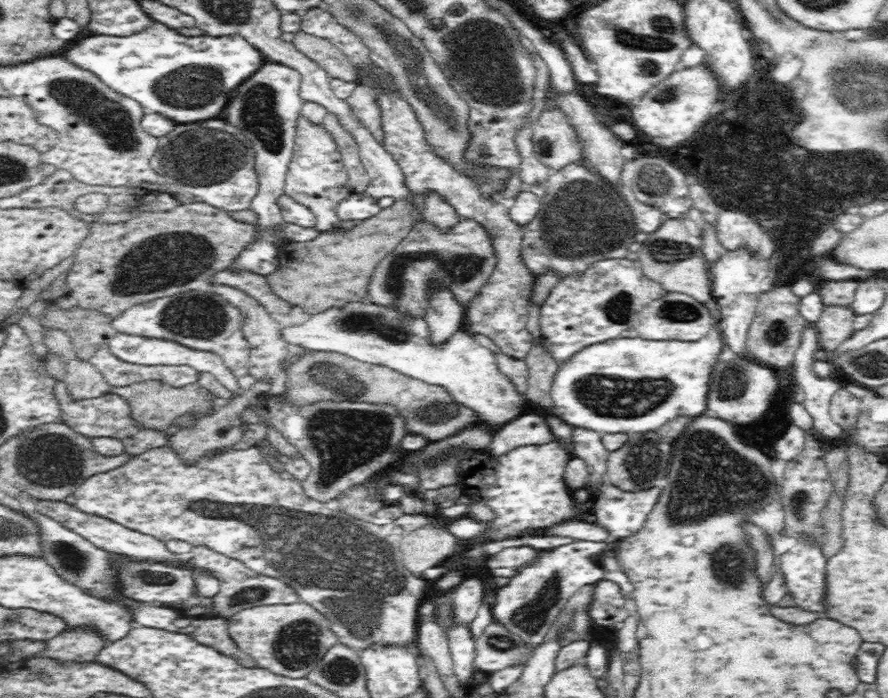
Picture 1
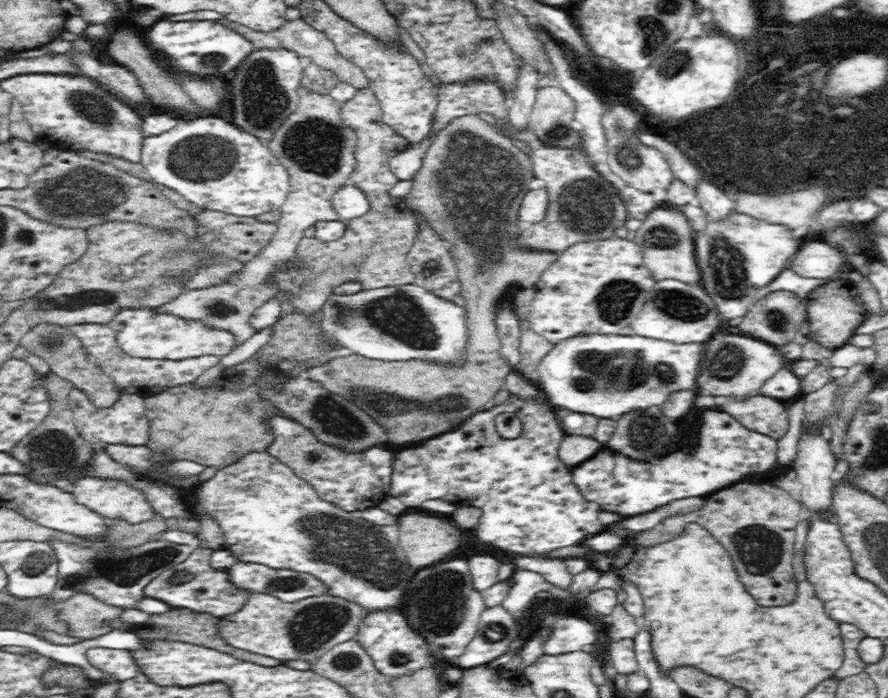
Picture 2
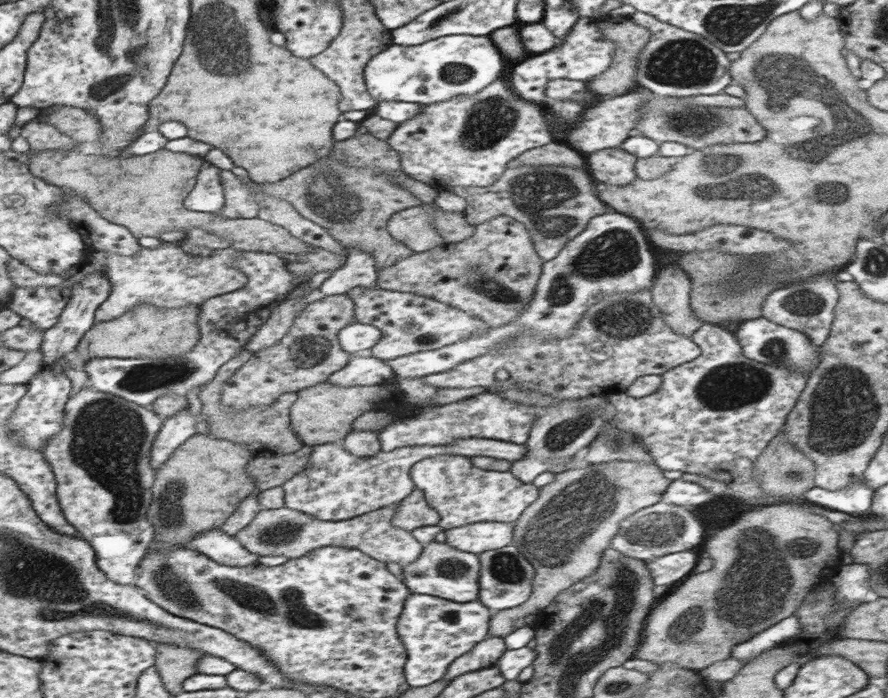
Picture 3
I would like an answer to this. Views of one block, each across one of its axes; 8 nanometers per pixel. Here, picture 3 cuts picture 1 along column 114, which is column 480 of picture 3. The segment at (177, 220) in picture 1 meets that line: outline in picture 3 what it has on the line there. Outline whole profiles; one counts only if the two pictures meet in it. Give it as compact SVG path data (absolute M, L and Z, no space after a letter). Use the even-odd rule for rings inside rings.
M499 215L475 225L474 228L474 234L460 243L444 243L425 252L413 253L394 261L390 267L377 270L376 287L432 297L479 317L486 322L486 328L501 327L512 322L523 308L527 308L544 270L545 261L537 254L531 233L521 221Z

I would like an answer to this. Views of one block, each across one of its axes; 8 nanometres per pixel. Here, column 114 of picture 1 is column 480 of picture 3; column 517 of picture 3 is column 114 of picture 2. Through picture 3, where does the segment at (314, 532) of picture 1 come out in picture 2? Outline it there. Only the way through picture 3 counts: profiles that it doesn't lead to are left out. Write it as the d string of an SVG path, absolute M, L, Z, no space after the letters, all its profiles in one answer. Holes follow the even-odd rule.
M88 477L76 479L73 483L75 485L72 494L76 501L105 518L120 518L124 519L124 522L138 524L156 515L151 505L148 504L147 497L143 495L142 489L132 488L124 480L104 480L100 477Z

